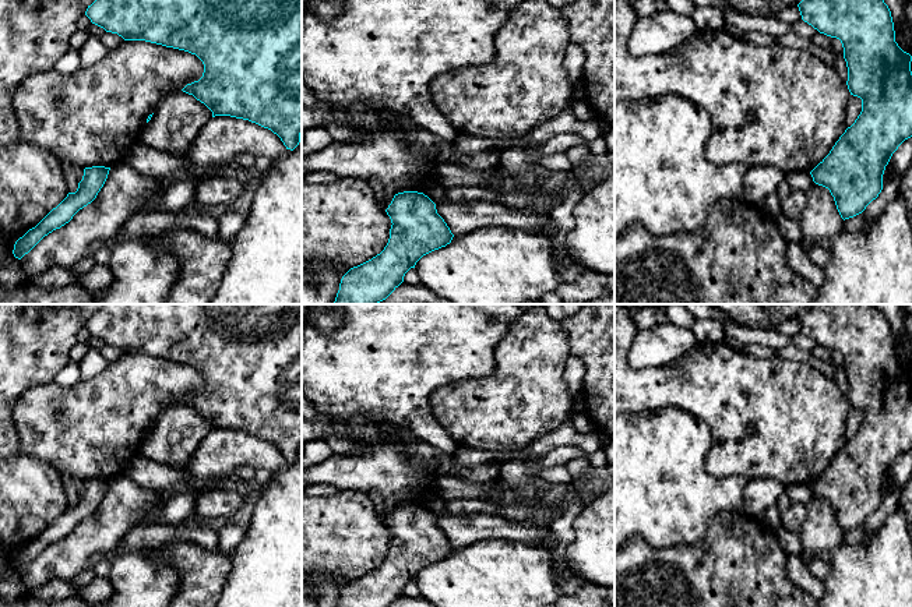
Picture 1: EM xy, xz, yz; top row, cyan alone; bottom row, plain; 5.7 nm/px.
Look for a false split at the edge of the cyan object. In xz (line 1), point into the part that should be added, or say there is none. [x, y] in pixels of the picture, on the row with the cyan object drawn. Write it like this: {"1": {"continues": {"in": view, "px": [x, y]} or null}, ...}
{"1": {"continues": null}}

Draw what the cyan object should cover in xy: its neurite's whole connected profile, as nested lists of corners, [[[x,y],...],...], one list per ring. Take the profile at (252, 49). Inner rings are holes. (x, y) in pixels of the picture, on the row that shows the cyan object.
[[[95,0],[85,15],[106,32],[117,33],[124,40],[145,40],[196,54],[204,64],[203,77],[187,84],[182,91],[204,103],[215,116],[249,120],[277,134],[286,149],[293,151],[302,134],[302,0]]]

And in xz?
[[[423,193],[395,194],[385,212],[392,223],[387,246],[380,254],[351,268],[342,276],[332,304],[378,304],[404,282],[405,273],[415,268],[423,255],[446,247],[454,237],[444,219],[437,213],[436,204]]]

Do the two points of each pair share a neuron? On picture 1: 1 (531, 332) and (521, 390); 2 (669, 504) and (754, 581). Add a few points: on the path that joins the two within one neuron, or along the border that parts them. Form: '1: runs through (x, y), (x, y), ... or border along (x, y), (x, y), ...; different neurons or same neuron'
1: runs through (531, 346), (530, 376); same neuron
2: border along (726, 512), (719, 512), (697, 540), (672, 547); different neurons

